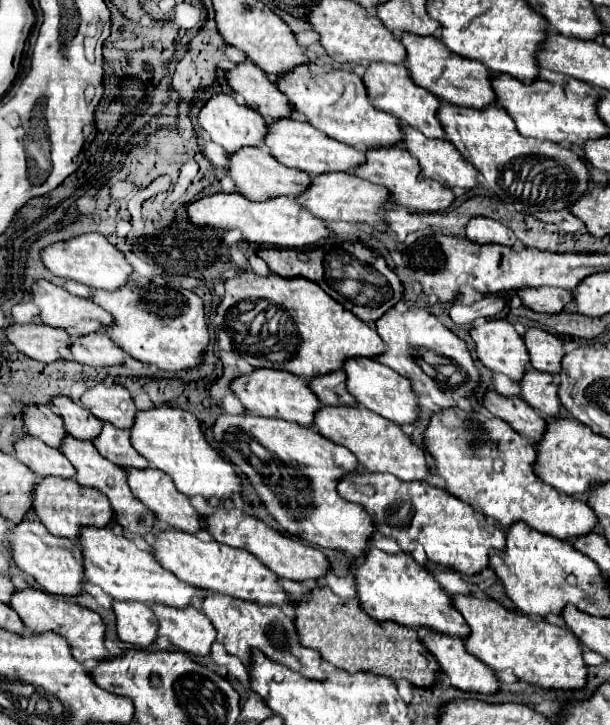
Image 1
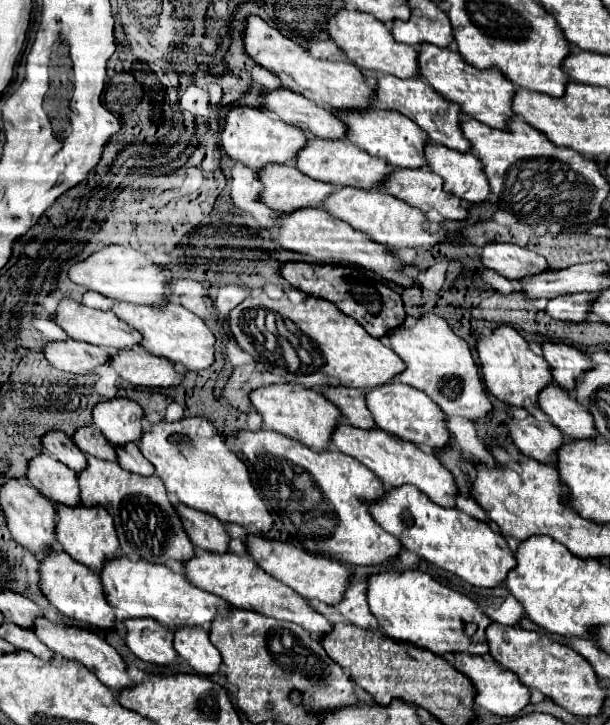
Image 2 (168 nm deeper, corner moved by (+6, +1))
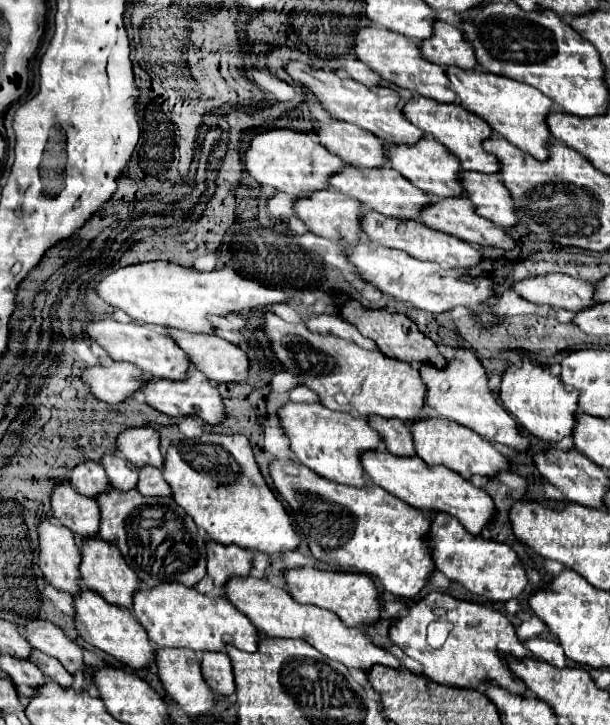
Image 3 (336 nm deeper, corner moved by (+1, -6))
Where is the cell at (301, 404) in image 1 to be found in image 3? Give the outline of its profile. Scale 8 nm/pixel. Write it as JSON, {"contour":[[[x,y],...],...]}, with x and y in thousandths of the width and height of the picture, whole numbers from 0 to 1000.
{"contour":[[[470,556],[467,561],[461,561],[457,575],[477,608],[477,622],[493,641],[510,644],[513,652],[546,666],[575,672],[602,669],[602,658],[595,661],[592,628],[602,622],[621,622],[628,617],[628,603],[615,592],[608,592],[598,578],[575,570],[543,567],[523,556]]]}

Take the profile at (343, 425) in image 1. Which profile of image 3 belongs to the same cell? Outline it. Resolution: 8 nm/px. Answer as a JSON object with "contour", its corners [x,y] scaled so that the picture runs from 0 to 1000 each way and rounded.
{"contour":[[[605,622],[595,628],[592,639],[598,644],[598,652],[618,672],[631,674],[644,686],[664,691],[667,697],[674,697],[687,705],[733,708],[733,710],[752,716],[752,721],[759,721],[759,727],[775,738],[789,738],[811,716],[811,694],[802,686],[802,680],[795,674],[779,672],[772,663],[759,661],[756,655],[746,655],[739,647],[733,647],[726,641],[700,641],[684,628],[651,630],[634,622],[628,622],[628,625]]]}

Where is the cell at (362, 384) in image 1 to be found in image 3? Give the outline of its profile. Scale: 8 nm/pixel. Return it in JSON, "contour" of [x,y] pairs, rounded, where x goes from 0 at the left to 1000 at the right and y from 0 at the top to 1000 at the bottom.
{"contour":[[[700,578],[700,583],[680,583],[674,589],[674,597],[680,600],[680,619],[684,628],[700,641],[730,641],[733,647],[752,652],[759,661],[769,661],[775,655],[792,655],[798,661],[815,658],[825,650],[834,650],[834,633],[825,630],[802,608],[779,600],[766,589],[752,589],[749,583],[726,581],[726,578]]]}

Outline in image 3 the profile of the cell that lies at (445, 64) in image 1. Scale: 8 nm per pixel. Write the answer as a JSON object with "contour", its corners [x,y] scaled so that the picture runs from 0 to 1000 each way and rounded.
{"contour":[[[733,92],[733,106],[756,139],[756,145],[789,164],[795,164],[811,186],[828,189],[844,203],[870,211],[877,219],[900,219],[900,197],[907,197],[903,181],[897,175],[897,159],[907,153],[907,139],[870,117],[844,114],[841,109],[821,103],[802,103],[782,95],[759,98],[752,92]]]}

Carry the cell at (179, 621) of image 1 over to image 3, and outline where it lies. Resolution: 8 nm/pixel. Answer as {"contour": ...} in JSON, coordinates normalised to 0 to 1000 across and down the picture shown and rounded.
{"contour":[[[333,901],[330,903],[330,923],[336,942],[366,961],[382,959],[385,939],[382,939],[382,920],[372,901]]]}

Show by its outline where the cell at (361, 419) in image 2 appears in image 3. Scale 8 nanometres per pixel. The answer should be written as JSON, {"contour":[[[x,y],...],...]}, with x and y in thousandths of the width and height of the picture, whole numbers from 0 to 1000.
{"contour":[[[608,575],[608,589],[625,594],[631,606],[631,617],[644,628],[680,628],[680,614],[677,614],[677,600],[670,589],[648,578],[615,578]]]}

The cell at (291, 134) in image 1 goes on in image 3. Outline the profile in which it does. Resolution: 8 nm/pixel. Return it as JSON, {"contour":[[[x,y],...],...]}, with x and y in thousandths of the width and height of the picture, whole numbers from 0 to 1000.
{"contour":[[[566,228],[556,241],[546,241],[539,247],[539,255],[566,269],[575,269],[595,280],[598,288],[611,288],[631,299],[644,302],[680,302],[687,305],[687,297],[697,286],[713,280],[710,269],[700,269],[697,263],[687,263],[677,252],[667,252],[661,241],[654,241],[648,233],[625,230],[625,233],[608,233],[608,236],[592,236],[575,228]]]}

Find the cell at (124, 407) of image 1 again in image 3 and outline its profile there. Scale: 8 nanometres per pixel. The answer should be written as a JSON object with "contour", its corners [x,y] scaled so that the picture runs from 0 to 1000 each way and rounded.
{"contour":[[[215,589],[192,603],[192,619],[228,647],[251,641],[267,647],[267,628],[261,619],[261,597],[251,589]]]}

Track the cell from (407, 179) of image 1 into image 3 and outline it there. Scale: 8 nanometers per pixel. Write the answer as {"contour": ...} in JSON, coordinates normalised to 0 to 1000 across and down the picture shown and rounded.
{"contour":[[[759,269],[759,274],[720,274],[707,288],[693,291],[693,302],[690,305],[697,310],[703,310],[707,316],[736,321],[736,324],[743,324],[749,330],[759,330],[766,335],[782,335],[782,338],[792,338],[792,341],[811,341],[811,343],[825,343],[825,346],[844,343],[841,327],[834,327],[825,313],[818,313],[808,305],[792,302],[789,297],[782,297],[779,294],[779,283],[762,269]]]}

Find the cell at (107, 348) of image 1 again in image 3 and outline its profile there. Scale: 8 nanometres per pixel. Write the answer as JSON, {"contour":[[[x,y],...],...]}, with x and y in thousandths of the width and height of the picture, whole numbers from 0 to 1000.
{"contour":[[[320,506],[313,509],[313,523],[303,523],[300,528],[280,528],[274,523],[248,526],[248,534],[241,534],[241,539],[228,539],[228,542],[241,550],[241,556],[248,561],[254,561],[257,567],[280,572],[280,575],[316,572],[316,575],[330,575],[339,586],[362,586],[369,581],[369,572],[372,572],[356,534],[349,534],[346,526]]]}

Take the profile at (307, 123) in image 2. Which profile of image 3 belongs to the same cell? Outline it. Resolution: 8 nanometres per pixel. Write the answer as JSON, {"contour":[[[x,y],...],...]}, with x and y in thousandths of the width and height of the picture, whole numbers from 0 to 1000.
{"contour":[[[566,167],[520,170],[520,189],[526,197],[556,214],[569,228],[585,233],[611,233],[634,228],[634,208],[625,192],[585,172]]]}

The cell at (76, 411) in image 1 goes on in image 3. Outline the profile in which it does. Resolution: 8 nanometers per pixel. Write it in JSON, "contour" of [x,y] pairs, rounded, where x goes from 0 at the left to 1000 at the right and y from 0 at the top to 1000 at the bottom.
{"contour":[[[172,628],[166,633],[166,641],[189,674],[211,677],[211,674],[225,672],[228,647],[218,639],[208,639],[208,633],[202,633],[195,628]]]}

